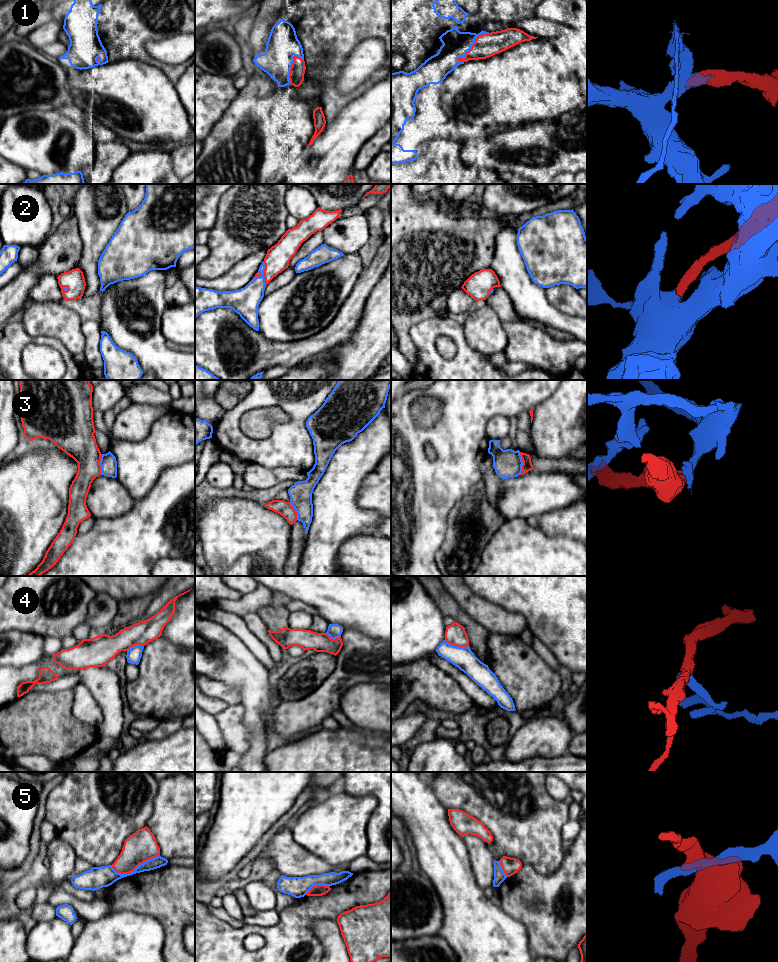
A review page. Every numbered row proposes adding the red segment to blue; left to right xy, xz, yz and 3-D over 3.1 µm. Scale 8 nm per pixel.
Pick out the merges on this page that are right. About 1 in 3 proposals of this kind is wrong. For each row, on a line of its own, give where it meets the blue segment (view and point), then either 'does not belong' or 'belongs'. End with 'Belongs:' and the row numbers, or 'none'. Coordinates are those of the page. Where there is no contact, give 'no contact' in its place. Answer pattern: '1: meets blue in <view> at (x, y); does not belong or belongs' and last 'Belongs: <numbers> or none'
1: meets blue in yz at (471, 46); belongs
2: meets blue in xz at (263, 273); belongs
3: meets blue in yz at (522, 463); belongs
4: meets blue in yz at (456, 646); does not belong
5: meets blue in xy at (135, 869); does not belong
Belongs: 1, 2, 3

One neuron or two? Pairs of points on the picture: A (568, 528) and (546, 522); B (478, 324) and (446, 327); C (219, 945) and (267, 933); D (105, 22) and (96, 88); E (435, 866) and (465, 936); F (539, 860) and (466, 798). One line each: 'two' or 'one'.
A: one
B: two
C: one
D: two
E: one
F: one

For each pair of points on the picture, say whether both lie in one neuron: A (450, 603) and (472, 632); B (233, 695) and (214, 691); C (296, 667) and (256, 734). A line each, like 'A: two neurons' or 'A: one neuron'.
A: one neuron
B: one neuron
C: two neurons

